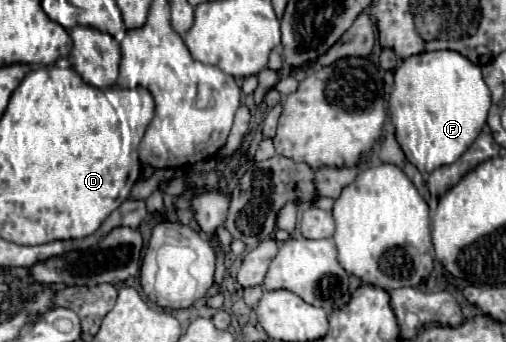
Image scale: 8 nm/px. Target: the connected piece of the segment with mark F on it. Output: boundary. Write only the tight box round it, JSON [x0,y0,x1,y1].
[388,51,490,173]

